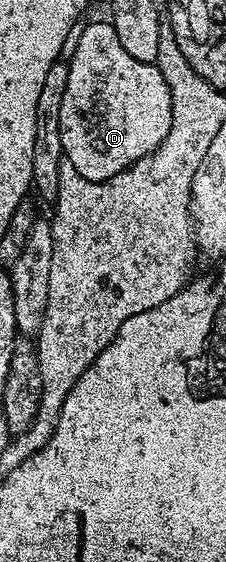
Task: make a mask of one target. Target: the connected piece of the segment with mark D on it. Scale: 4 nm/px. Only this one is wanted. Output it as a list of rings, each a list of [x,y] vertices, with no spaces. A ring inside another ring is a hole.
[[[96,22],[95,24],[86,24],[86,29],[77,43],[76,52],[68,61],[70,69],[68,70],[68,82],[64,89],[63,101],[60,104],[59,130],[60,141],[63,143],[62,155],[65,160],[72,162],[76,174],[80,174],[86,180],[100,182],[120,174],[125,168],[132,167],[137,160],[143,160],[148,154],[152,154],[168,138],[168,130],[172,130],[172,94],[168,82],[164,82],[164,74],[160,74],[157,63],[139,62],[137,58],[132,58],[128,50],[120,43],[120,38],[116,38],[116,30],[110,23]]]

